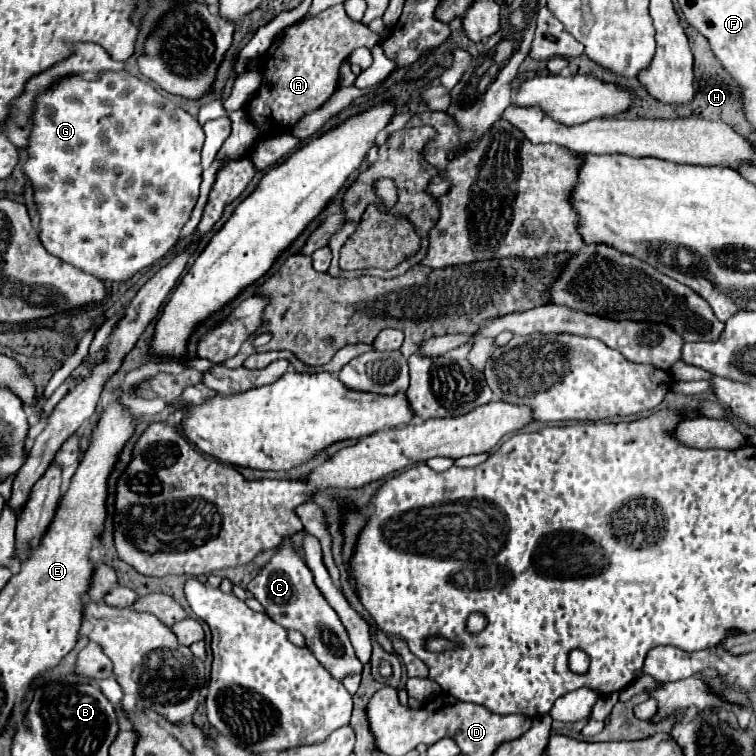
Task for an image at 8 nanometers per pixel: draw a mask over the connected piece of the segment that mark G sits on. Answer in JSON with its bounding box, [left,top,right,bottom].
[24,70,204,282]

